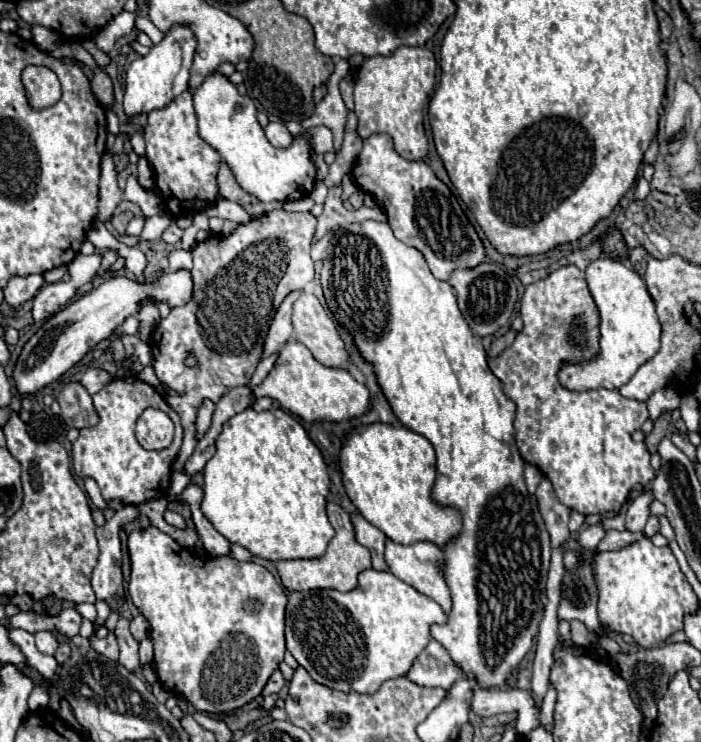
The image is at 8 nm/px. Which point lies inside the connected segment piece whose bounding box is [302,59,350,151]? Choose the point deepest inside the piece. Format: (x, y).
(331, 112)

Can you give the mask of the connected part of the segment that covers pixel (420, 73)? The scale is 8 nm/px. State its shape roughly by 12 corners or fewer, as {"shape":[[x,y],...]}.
{"shape":[[398,47],[356,75],[358,135],[424,159],[434,55]]}

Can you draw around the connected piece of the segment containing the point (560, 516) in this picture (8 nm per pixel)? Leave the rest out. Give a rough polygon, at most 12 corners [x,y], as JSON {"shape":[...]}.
{"shape":[[544,479],[536,489],[552,545],[570,537],[570,509]]}

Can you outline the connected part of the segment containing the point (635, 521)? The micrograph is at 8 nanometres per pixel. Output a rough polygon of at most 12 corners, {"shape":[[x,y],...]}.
{"shape":[[654,493],[638,495],[628,513],[626,529],[640,533],[650,517]]}

